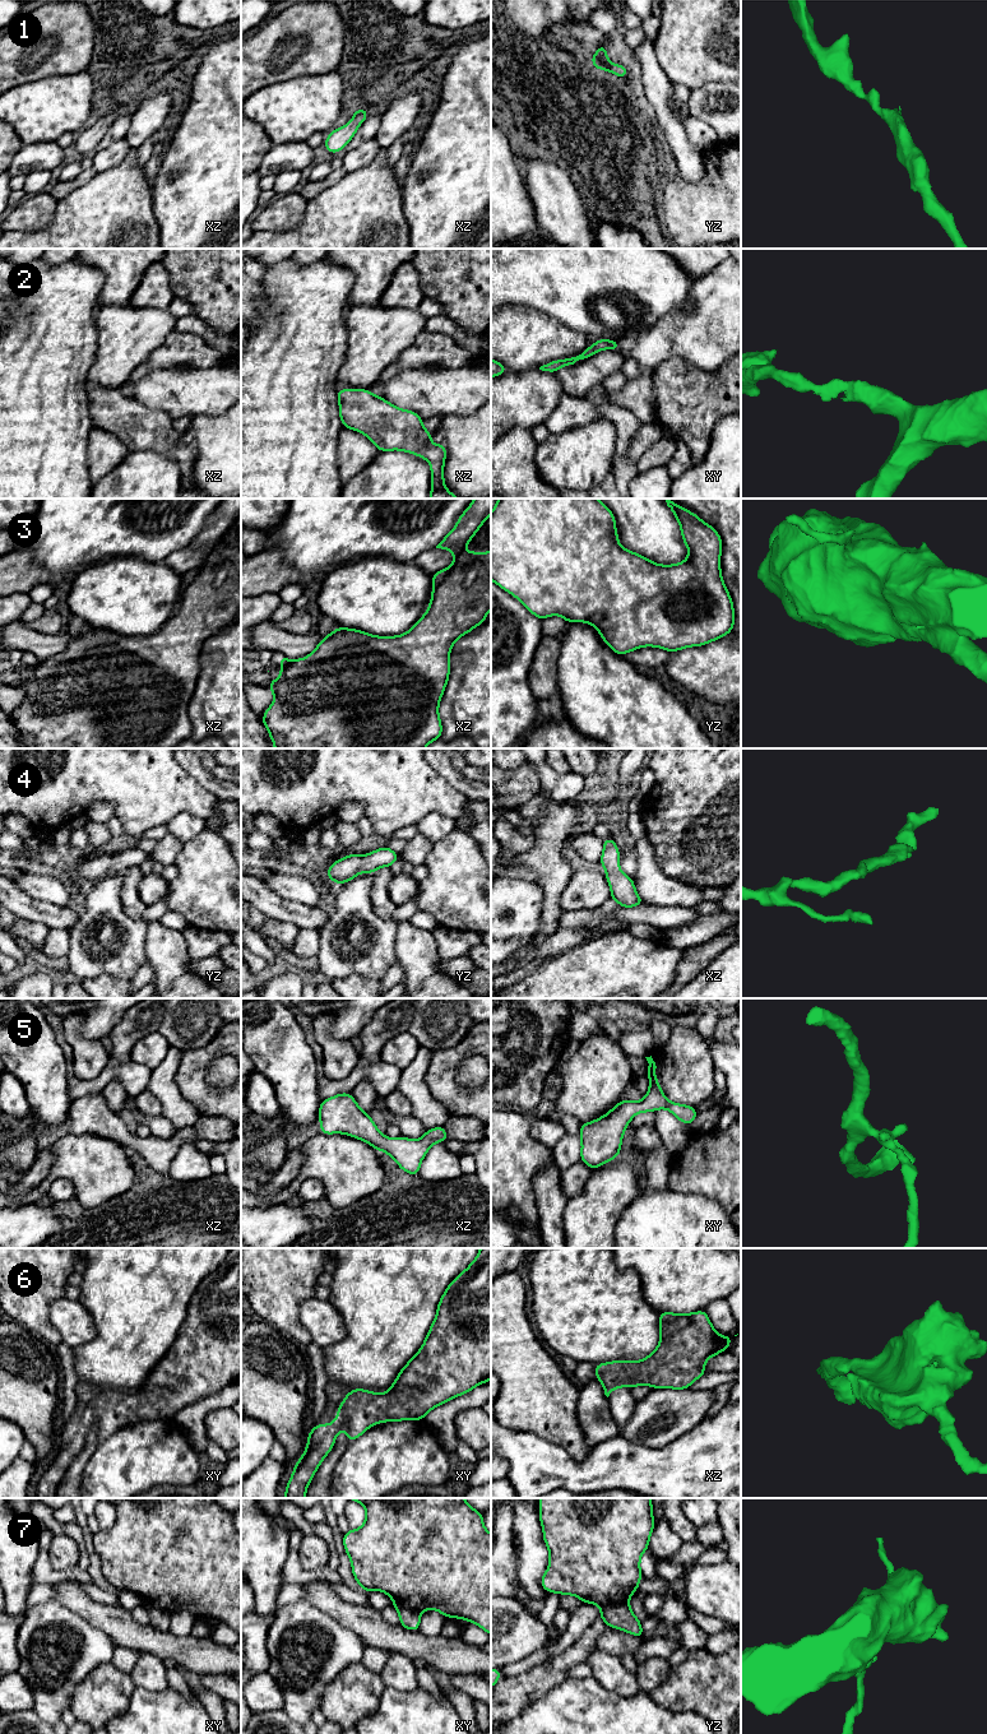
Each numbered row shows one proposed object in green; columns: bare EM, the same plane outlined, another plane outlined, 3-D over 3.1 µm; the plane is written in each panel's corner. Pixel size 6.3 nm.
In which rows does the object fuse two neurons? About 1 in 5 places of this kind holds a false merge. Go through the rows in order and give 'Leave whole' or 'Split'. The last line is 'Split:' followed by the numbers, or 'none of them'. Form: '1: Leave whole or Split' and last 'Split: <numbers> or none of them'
1: Leave whole
2: Leave whole
3: Leave whole
4: Leave whole
5: Leave whole
6: Leave whole
7: Split
Split: 7

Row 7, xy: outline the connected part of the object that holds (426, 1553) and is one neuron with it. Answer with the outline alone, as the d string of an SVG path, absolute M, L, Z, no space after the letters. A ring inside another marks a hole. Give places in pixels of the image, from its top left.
M348 1498L360 1502L366 1510L366 1520L360 1529L348 1530L343 1535L344 1550L352 1563L352 1573L365 1591L383 1591L394 1604L408 1606L418 1613L435 1609L446 1618L460 1618L473 1622L491 1635L491 1534L485 1529L482 1512L473 1510L464 1498Z

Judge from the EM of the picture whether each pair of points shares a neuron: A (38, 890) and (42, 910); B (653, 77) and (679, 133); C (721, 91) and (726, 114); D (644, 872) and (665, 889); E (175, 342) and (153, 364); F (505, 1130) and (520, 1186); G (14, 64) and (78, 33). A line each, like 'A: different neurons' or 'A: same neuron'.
A: different neurons
B: same neuron
C: same neuron
D: same neuron
E: same neuron
F: same neuron
G: same neuron

